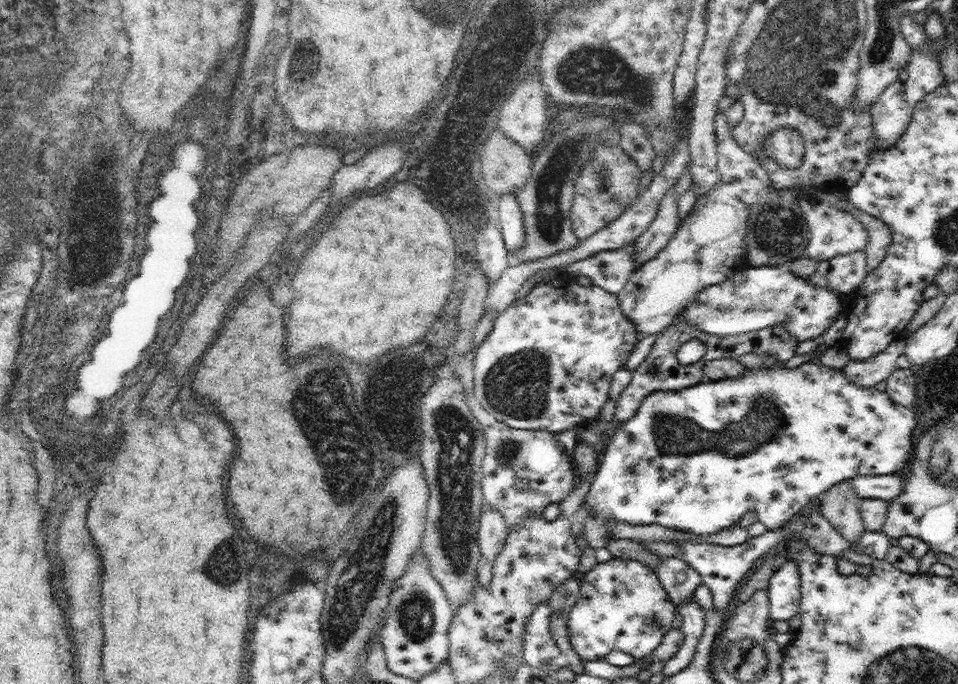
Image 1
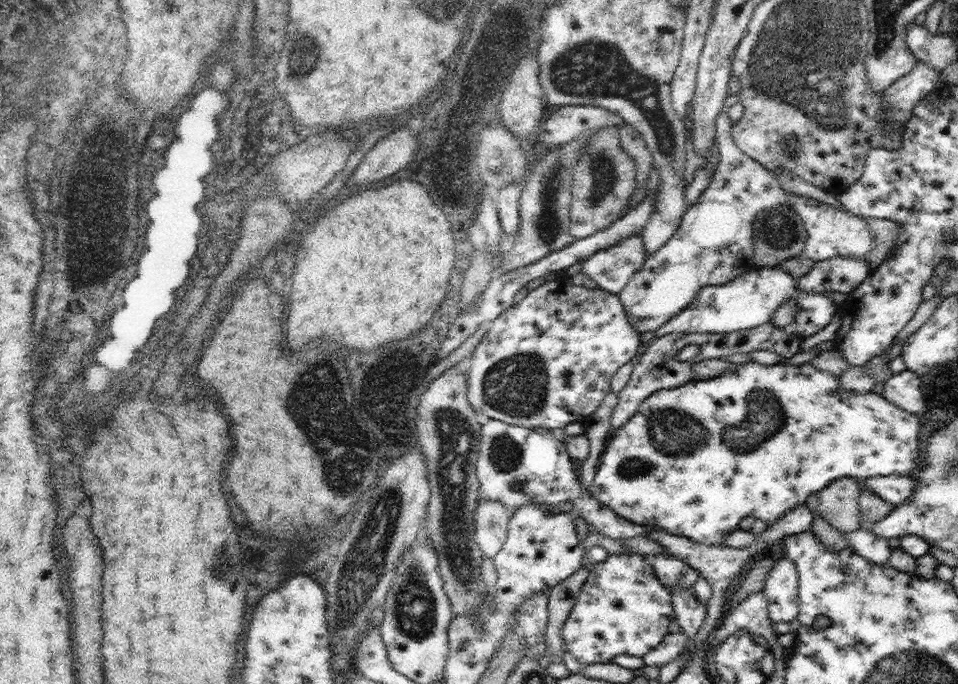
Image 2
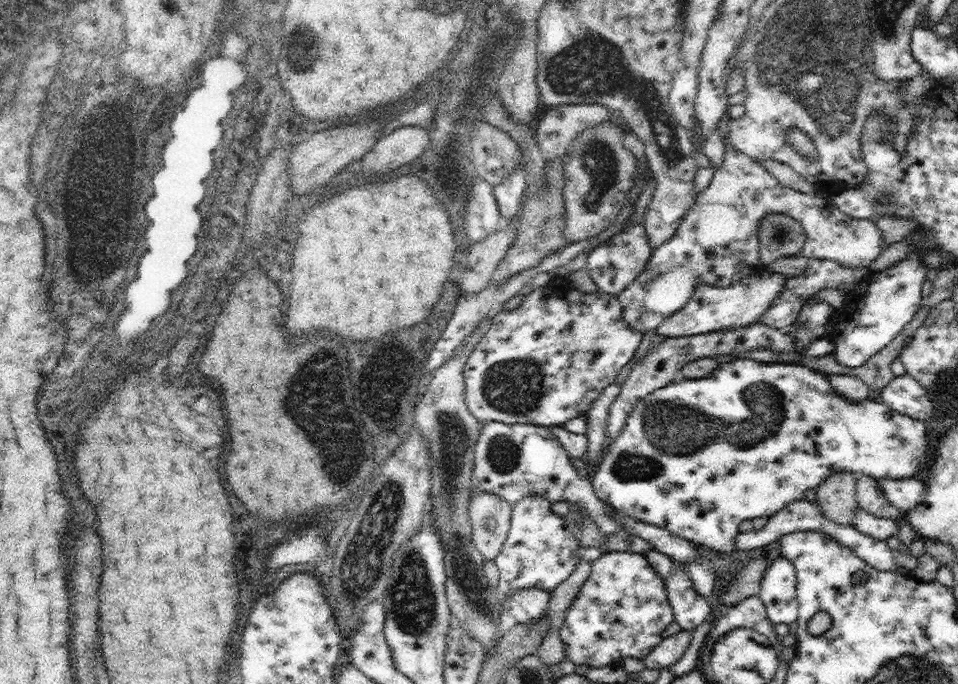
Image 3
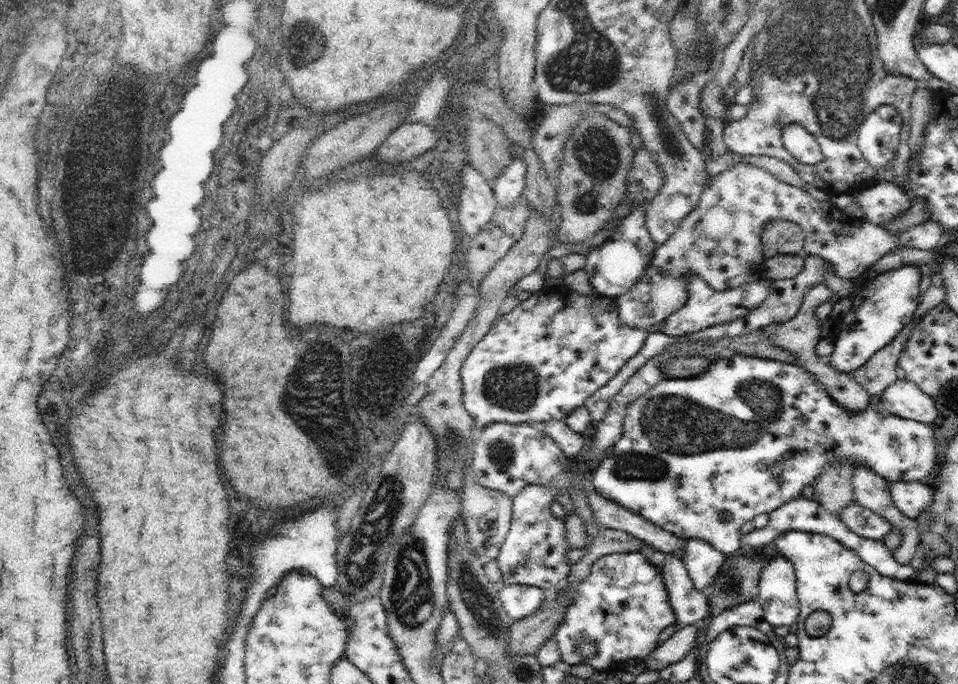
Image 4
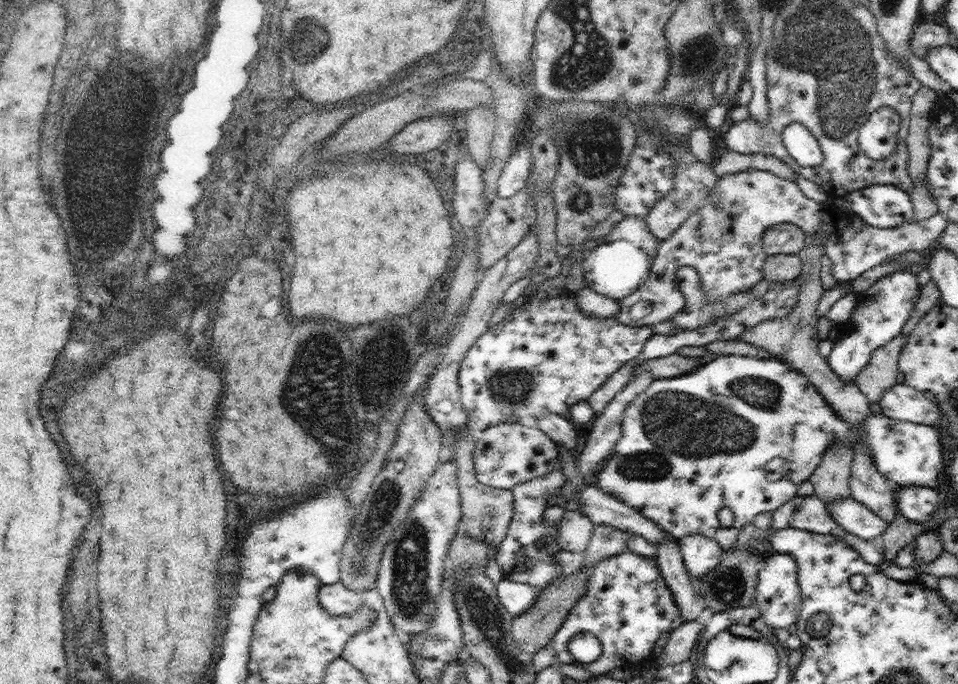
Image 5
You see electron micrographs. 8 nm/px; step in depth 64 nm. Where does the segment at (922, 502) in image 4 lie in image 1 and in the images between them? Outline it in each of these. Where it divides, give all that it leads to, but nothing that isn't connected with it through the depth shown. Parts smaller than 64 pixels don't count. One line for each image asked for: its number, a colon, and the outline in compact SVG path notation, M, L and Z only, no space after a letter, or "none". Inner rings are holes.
1: M899 474L855 476L847 482L851 484L851 488L859 496L859 500L863 500L863 498L881 498L885 502L895 500L901 494L903 486L905 486L905 480Z
2: M877 476L877 478L857 478L859 490L871 490L883 500L899 506L913 498L915 492L915 480L909 476Z
3: M881 478L879 484L889 504L899 508L901 512L919 506L919 502L923 502L927 492L927 486L913 478Z

